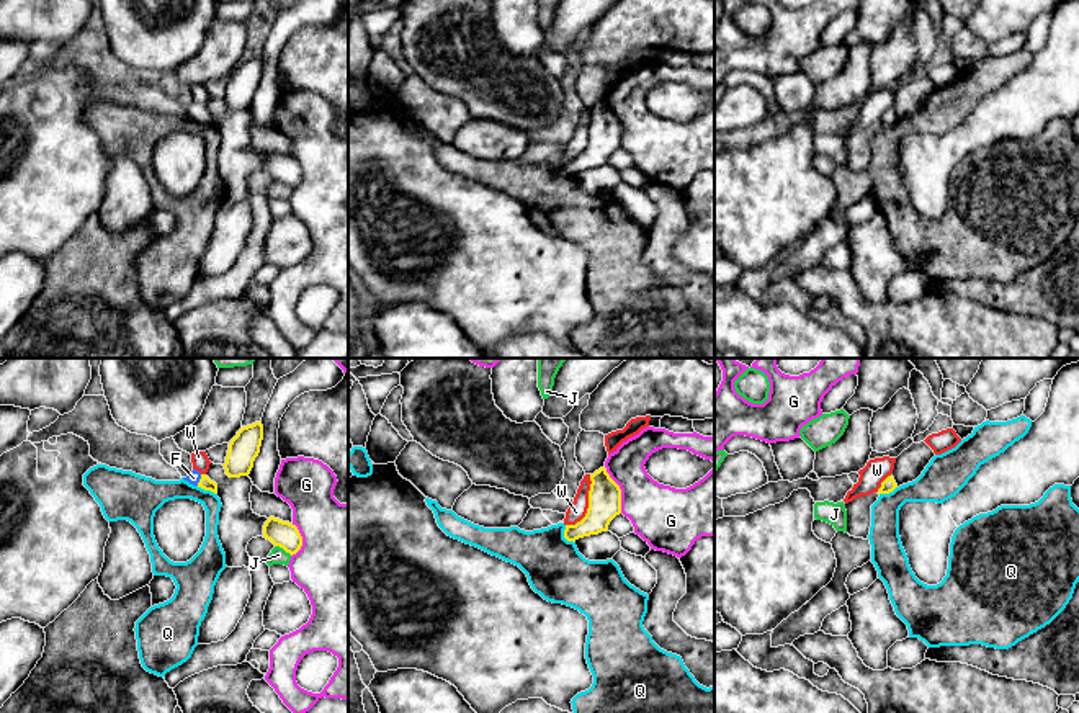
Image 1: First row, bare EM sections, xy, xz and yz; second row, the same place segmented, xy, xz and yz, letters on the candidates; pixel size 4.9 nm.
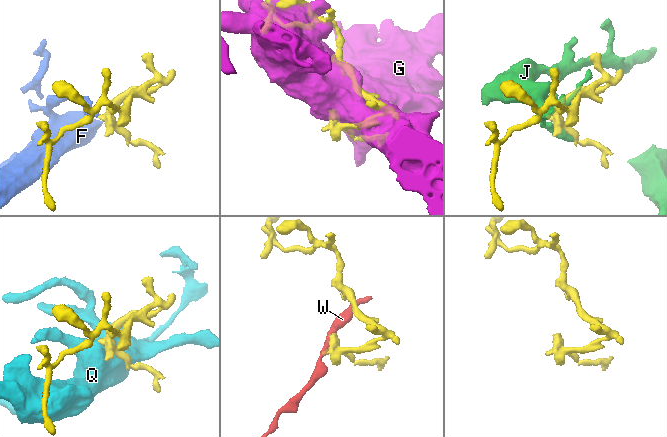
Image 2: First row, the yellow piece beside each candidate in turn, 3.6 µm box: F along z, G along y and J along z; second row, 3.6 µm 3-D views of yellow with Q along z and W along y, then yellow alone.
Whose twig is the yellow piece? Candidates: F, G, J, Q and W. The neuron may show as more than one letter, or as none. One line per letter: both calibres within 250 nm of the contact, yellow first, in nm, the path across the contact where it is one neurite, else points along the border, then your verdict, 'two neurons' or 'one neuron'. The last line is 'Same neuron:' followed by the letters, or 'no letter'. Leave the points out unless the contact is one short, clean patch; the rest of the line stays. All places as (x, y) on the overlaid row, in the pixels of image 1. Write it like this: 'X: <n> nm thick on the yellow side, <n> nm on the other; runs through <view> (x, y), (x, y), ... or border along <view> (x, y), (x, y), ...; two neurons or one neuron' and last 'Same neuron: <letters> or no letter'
F: 70 nm thick on the yellow side, 70 nm on the other; runs through xy (205, 483), (200, 479), (193, 478); one neuron
G: 160 nm thick on the yellow side, 300 nm on the other; two neurons
J: 130 nm thick on the yellow side, 80 nm on the other; two neurons
Q: 160 nm thick on the yellow side, 280 nm on the other; two neurons
W: 160 nm thick on the yellow side, 90 nm on the other; border along xz (590, 475), (587, 512), (574, 524), (566, 525); two neurons
Same neuron: F

